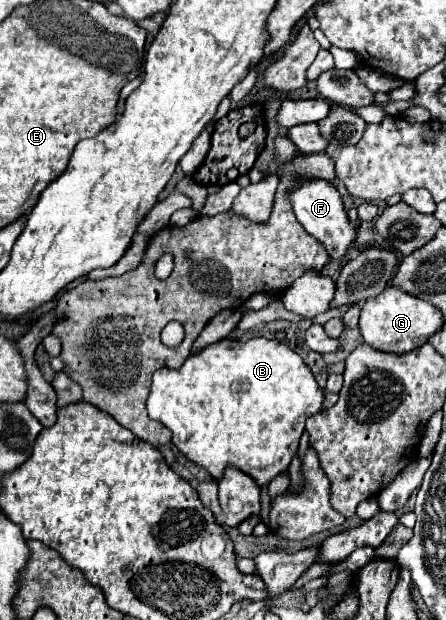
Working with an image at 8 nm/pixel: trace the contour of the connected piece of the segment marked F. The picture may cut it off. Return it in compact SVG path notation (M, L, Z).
M309 180L309 182L301 182L291 192L289 198L291 198L291 204L293 204L299 224L305 228L305 232L309 236L313 236L315 240L319 240L323 244L329 258L341 260L343 256L347 256L351 244L357 238L357 226L349 222L341 194L337 192L337 188L333 184L325 184L325 180Z

